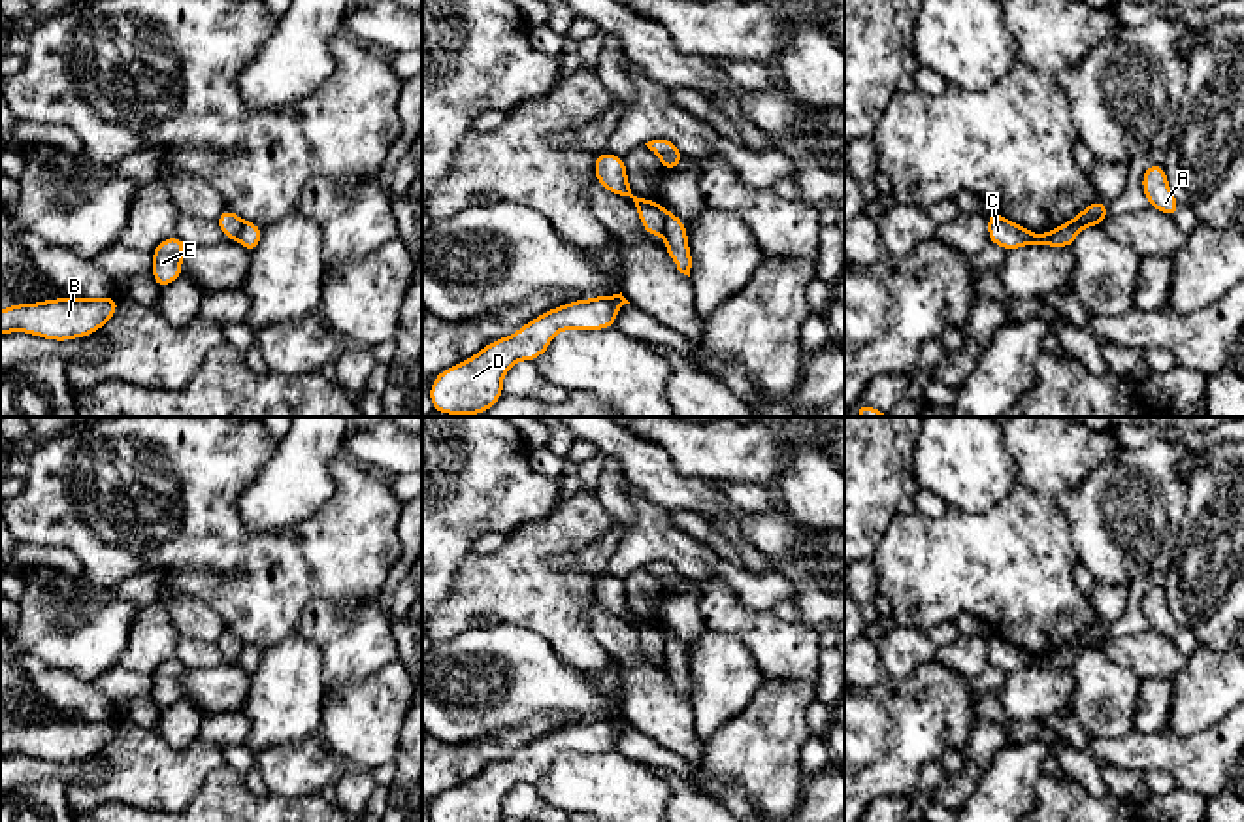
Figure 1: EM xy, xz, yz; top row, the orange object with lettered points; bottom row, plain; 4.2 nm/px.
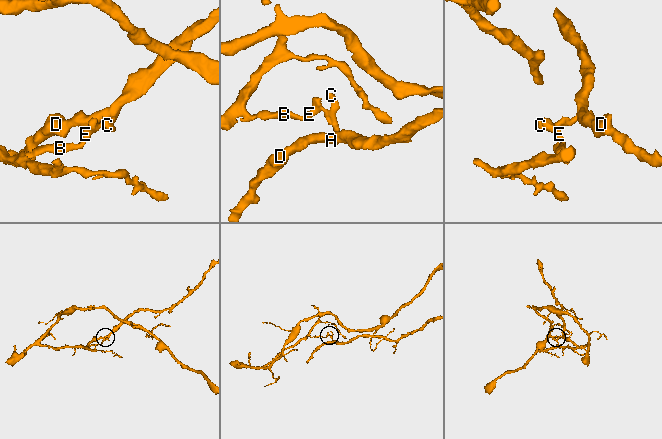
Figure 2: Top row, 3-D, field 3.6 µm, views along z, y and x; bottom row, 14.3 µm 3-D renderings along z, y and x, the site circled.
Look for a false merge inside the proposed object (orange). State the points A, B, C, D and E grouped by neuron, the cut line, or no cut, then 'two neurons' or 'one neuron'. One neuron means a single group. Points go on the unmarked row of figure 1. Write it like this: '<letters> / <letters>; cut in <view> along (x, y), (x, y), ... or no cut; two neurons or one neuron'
A C D / B E; cut in yz along (1105, 636), (1069, 645); two neurons

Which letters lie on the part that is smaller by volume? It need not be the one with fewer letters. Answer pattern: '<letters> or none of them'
A, C, D

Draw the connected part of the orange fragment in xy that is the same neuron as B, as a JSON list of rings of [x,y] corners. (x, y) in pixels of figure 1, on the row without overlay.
[[[55,720],[15,726],[0,732],[0,758],[26,754],[53,764],[87,760],[98,754],[119,732],[111,720]]]

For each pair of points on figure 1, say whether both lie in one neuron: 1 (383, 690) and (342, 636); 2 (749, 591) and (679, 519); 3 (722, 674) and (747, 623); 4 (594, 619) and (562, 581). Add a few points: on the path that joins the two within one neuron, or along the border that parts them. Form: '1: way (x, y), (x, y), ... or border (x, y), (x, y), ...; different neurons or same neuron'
1: border (398, 658), (360, 679), (345, 679), (328, 687); different neurons
2: border (668, 517), (741, 568); different neurons
3: border (709, 628), (732, 634), (751, 655), (762, 677); different neurons
4: border (592, 598), (585, 609), (585, 623), (604, 649); different neurons

